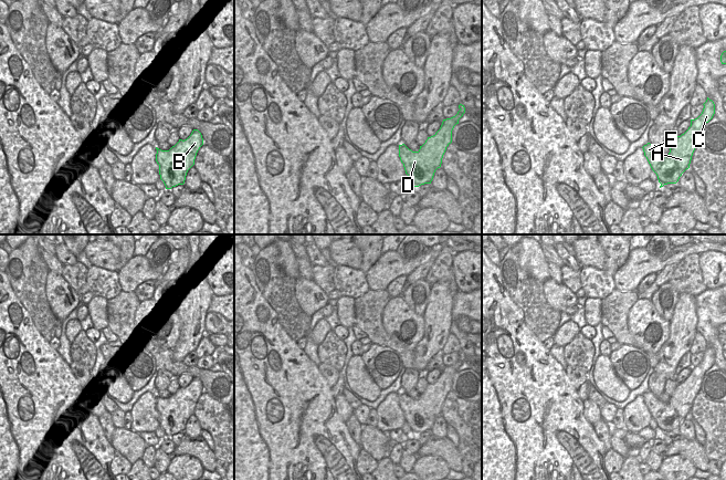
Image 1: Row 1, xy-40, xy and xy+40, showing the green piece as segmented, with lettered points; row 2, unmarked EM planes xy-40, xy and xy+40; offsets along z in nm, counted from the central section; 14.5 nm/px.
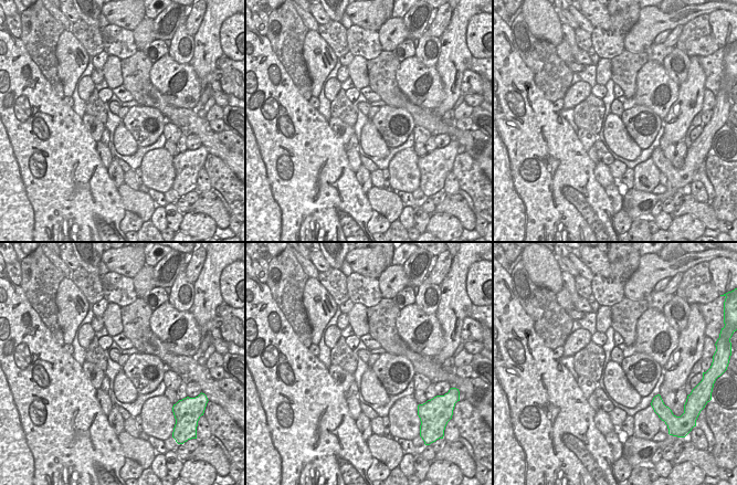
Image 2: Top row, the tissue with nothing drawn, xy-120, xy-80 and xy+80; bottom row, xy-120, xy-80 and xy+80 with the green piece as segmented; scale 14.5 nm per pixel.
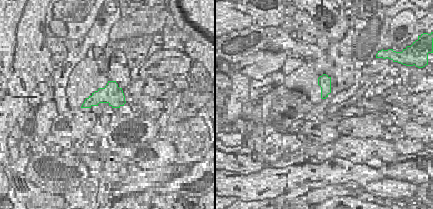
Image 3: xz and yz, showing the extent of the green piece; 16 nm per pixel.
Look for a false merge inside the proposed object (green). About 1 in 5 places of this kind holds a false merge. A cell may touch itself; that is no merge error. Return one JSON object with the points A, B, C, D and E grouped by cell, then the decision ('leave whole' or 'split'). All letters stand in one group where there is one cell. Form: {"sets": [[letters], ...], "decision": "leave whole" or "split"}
{"sets": [["A", "B", "C", "D", "E"]], "decision": "leave whole"}

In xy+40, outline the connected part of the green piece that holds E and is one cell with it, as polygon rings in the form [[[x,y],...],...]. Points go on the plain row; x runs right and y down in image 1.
[[[707,345],[703,353],[702,362],[697,366],[691,367],[691,374],[684,382],[676,385],[667,404],[662,403],[650,390],[642,395],[644,404],[657,424],[660,436],[667,431],[676,431],[682,421],[690,416],[693,400],[701,392],[705,372],[715,362],[715,352],[712,347]]]

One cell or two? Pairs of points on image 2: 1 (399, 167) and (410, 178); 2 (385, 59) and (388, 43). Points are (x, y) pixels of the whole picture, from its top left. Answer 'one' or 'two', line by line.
1: one
2: two

